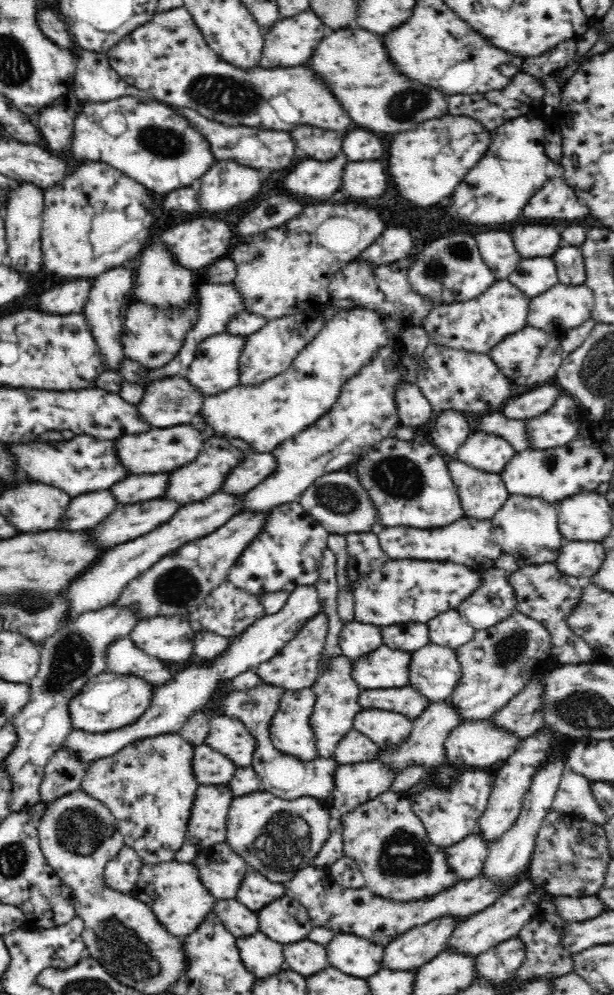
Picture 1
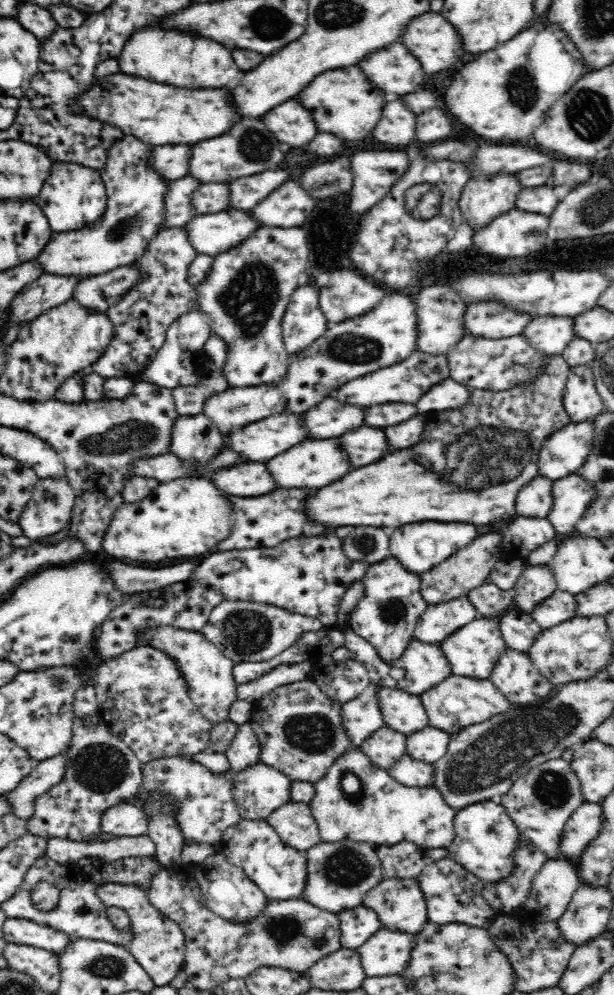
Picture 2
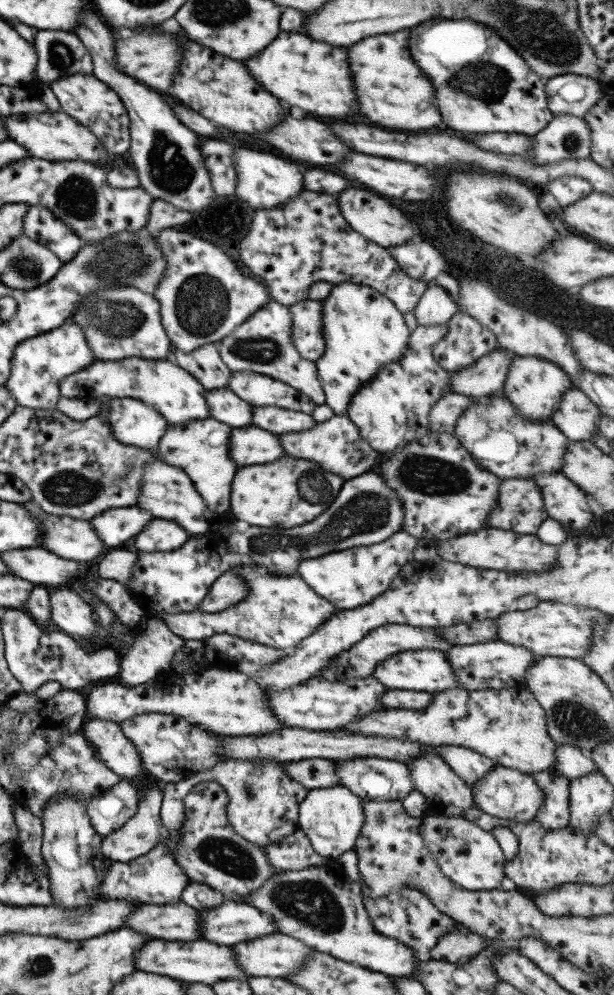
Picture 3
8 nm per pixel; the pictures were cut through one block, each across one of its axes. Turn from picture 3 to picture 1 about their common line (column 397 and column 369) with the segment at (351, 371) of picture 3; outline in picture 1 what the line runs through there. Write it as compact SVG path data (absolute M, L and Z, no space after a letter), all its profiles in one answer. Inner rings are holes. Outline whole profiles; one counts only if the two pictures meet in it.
M356 306L351 312L340 310L330 322L322 327L318 336L309 342L284 372L279 376L264 382L261 386L236 386L227 392L222 392L210 398L205 397L201 406L208 423L222 434L230 438L240 438L249 444L251 452L266 453L278 446L284 440L302 432L307 426L314 424L320 416L325 415L336 402L341 388L378 352L378 348L386 345L398 348L398 330L404 327L398 319L380 315Z

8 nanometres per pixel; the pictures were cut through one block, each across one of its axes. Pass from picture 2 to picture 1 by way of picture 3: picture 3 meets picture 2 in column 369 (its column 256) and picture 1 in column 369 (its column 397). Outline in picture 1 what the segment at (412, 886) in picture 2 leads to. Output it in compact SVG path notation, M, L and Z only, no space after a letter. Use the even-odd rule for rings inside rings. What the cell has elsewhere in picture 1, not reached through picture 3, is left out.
M336 934L325 946L329 966L348 976L362 979L367 979L381 969L383 948L382 944L374 944L372 941L354 934Z

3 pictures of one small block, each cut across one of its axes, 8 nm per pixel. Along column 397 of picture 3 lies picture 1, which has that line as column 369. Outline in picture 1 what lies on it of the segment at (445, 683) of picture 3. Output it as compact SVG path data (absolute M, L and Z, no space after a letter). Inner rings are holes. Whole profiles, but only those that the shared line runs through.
M386 645L351 660L351 677L361 689L400 688L408 682L408 652L390 650Z

